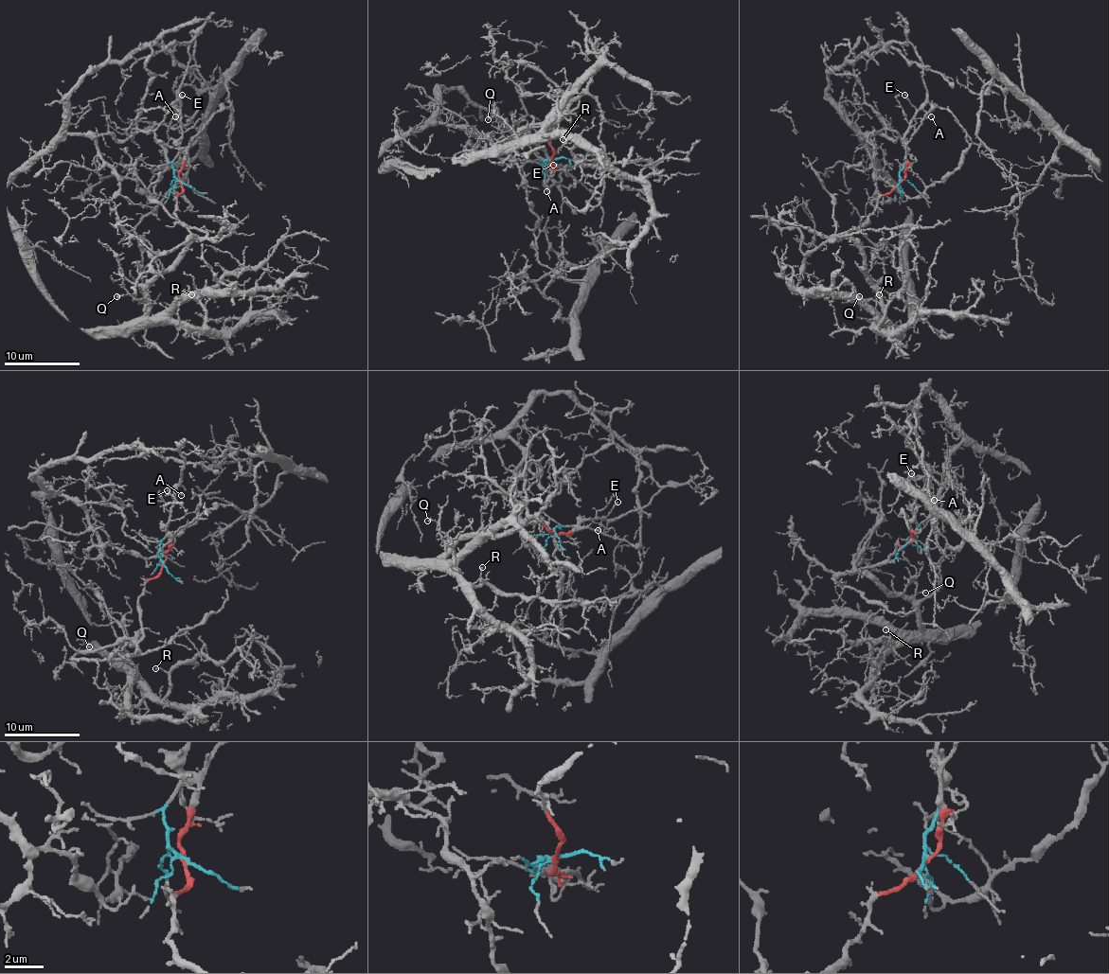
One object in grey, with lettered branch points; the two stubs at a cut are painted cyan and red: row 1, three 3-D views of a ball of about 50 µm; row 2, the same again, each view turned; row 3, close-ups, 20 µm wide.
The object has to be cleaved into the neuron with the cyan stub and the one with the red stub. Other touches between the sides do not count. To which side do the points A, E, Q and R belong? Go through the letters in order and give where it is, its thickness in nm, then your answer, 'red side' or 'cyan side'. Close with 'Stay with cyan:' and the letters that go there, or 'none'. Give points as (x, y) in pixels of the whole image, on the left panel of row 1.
A: (175, 116) | 130 nm | cyan side
E: (182, 95) | 100 nm | cyan side
Q: (116, 296) | 150 nm | red side
R: (191, 294) | 120 nm | red side
Stay with cyan: A, E

